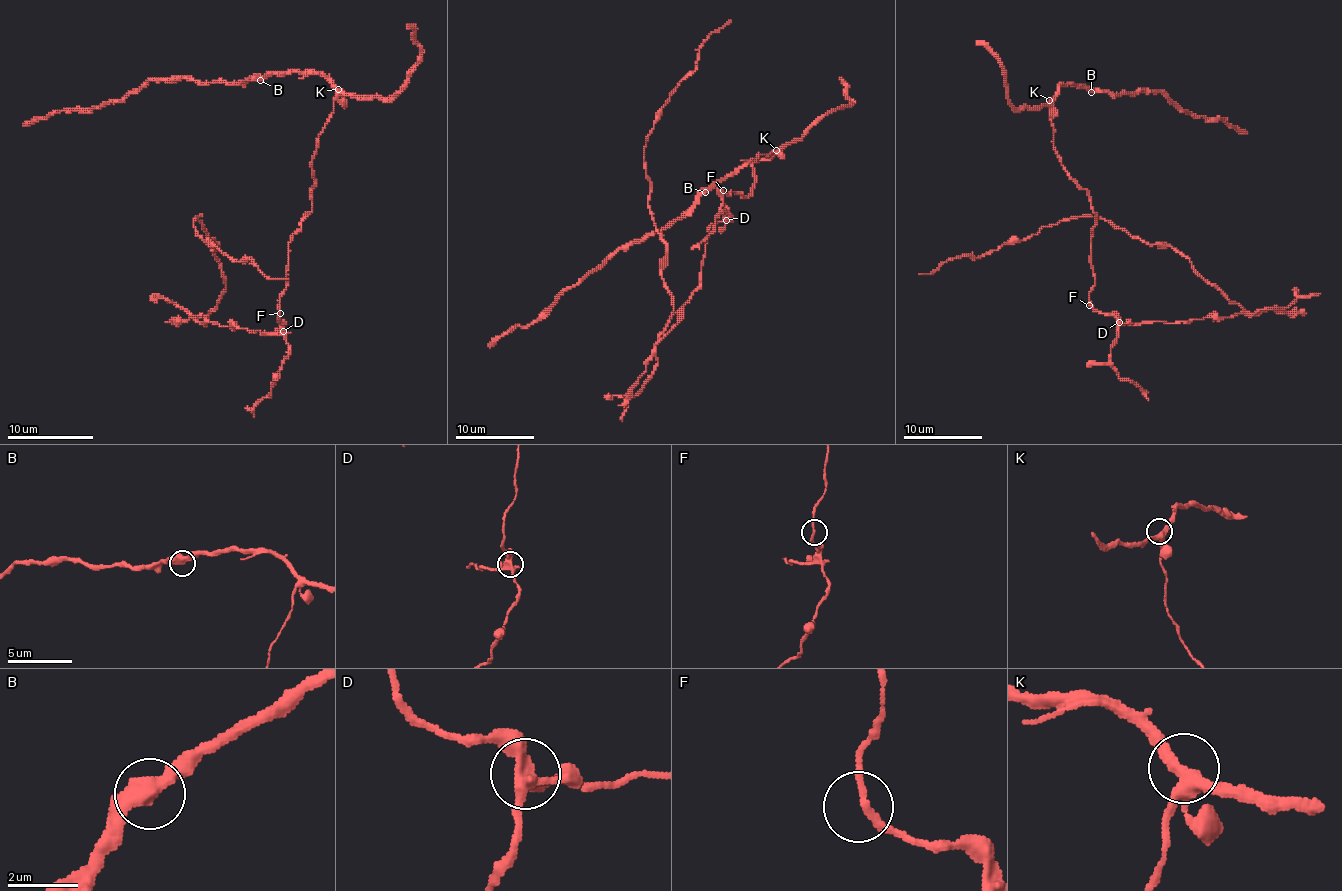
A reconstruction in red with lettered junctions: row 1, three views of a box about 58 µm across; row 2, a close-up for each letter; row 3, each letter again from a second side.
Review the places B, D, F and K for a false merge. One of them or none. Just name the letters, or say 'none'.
D

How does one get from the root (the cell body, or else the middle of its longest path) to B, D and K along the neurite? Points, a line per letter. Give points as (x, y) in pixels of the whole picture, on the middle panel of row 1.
B: (723, 192), (751, 196), (752, 164), (758, 154), (774, 152), (758, 162), (739, 166), (705, 192)
D: (723, 192), (727, 220)
K: (723, 192), (729, 196), (731, 192), (751, 196), (754, 182), (752, 164), (758, 154), (776, 150)

